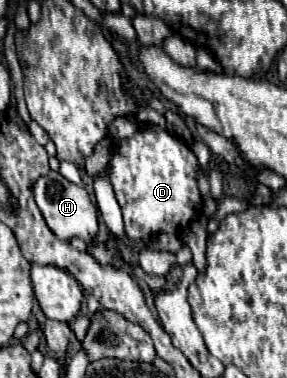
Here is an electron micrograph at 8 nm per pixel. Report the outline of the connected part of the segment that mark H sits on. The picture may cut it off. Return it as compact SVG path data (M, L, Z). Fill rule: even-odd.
M48 172L46 176L38 178L38 184L34 186L34 198L36 204L48 224L48 228L60 238L70 240L74 236L82 238L84 242L92 242L98 232L98 208L90 200L90 194L84 186L76 186L68 182L60 172Z

